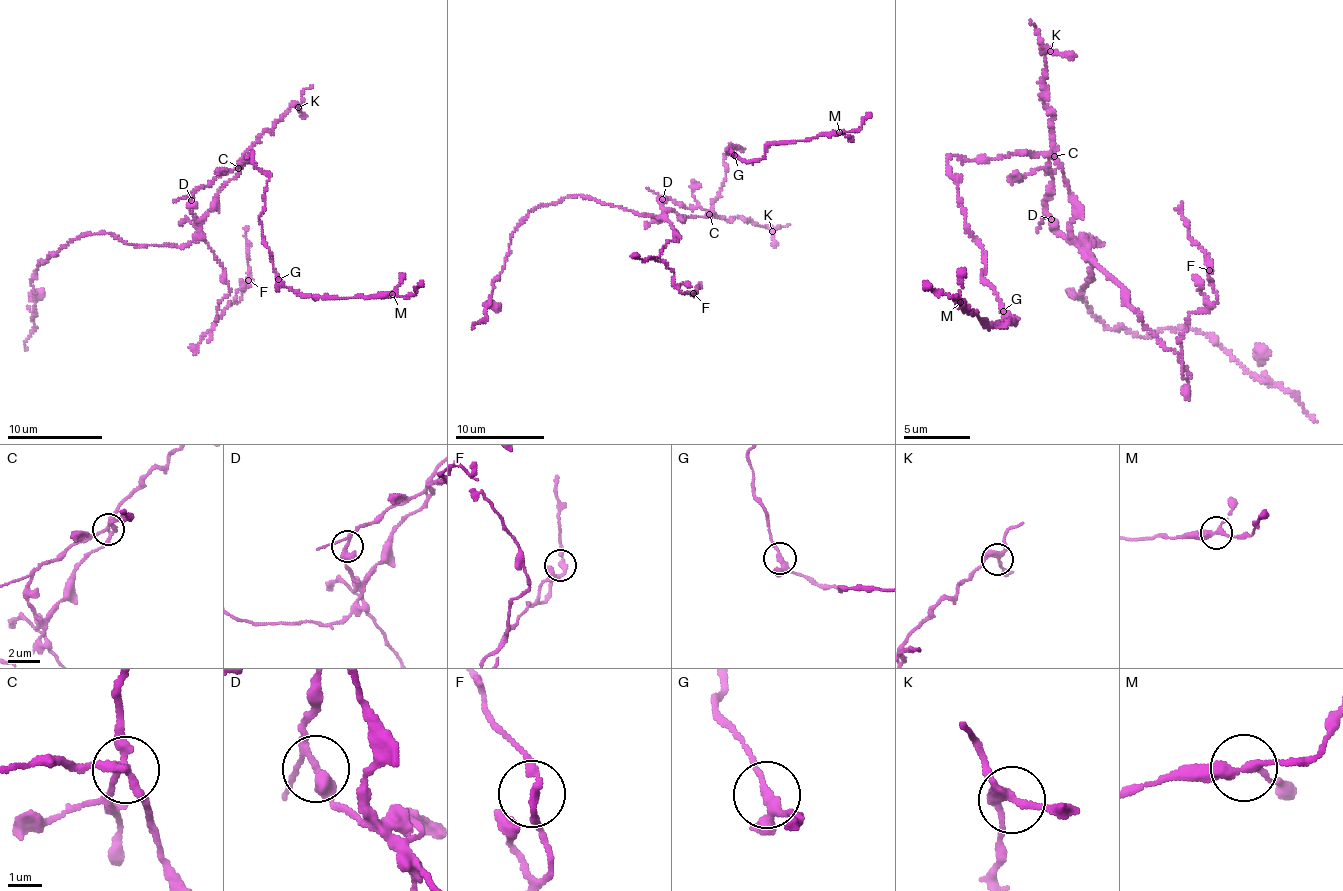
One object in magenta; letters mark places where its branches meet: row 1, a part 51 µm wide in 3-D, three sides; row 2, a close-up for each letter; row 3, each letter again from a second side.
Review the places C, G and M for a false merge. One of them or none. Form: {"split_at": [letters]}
{"split_at": ["C"]}

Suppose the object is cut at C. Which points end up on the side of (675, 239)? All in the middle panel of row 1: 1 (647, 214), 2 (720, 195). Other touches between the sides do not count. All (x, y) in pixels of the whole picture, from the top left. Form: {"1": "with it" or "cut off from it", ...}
{"1": "cut off from it", "2": "cut off from it"}

